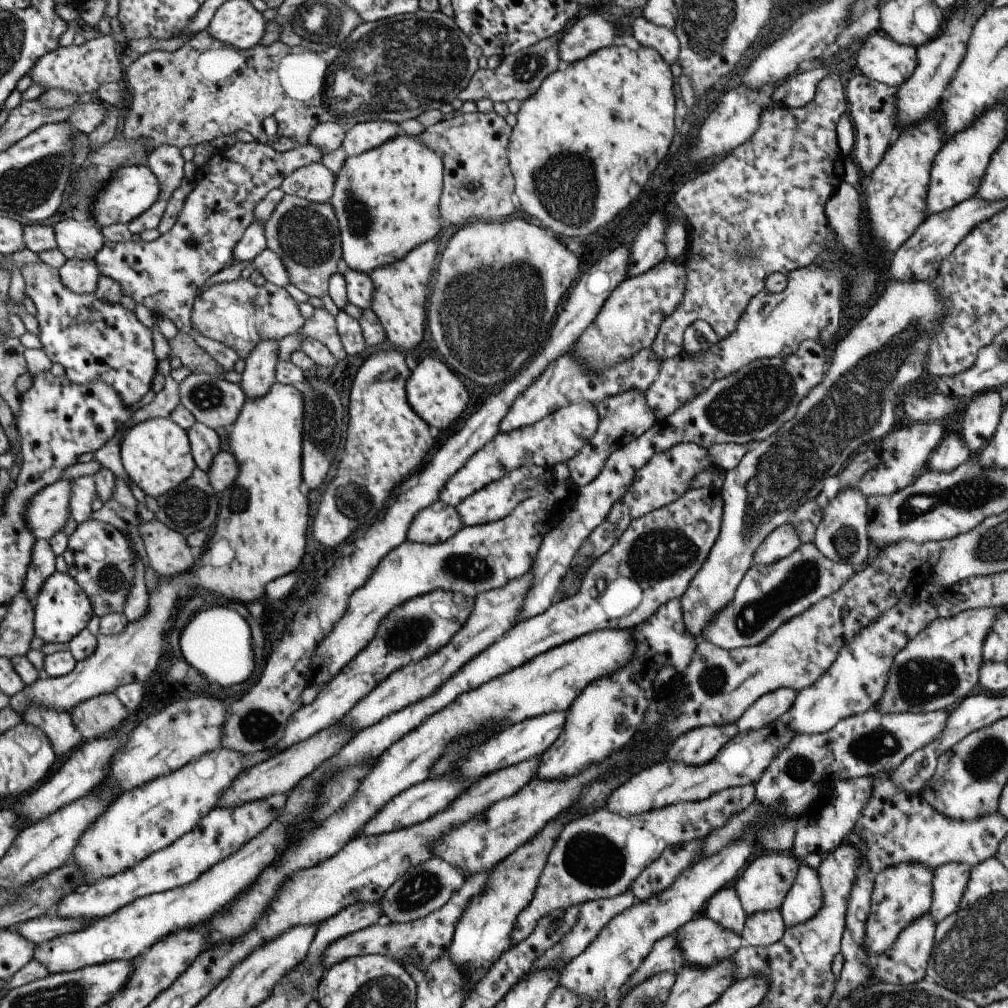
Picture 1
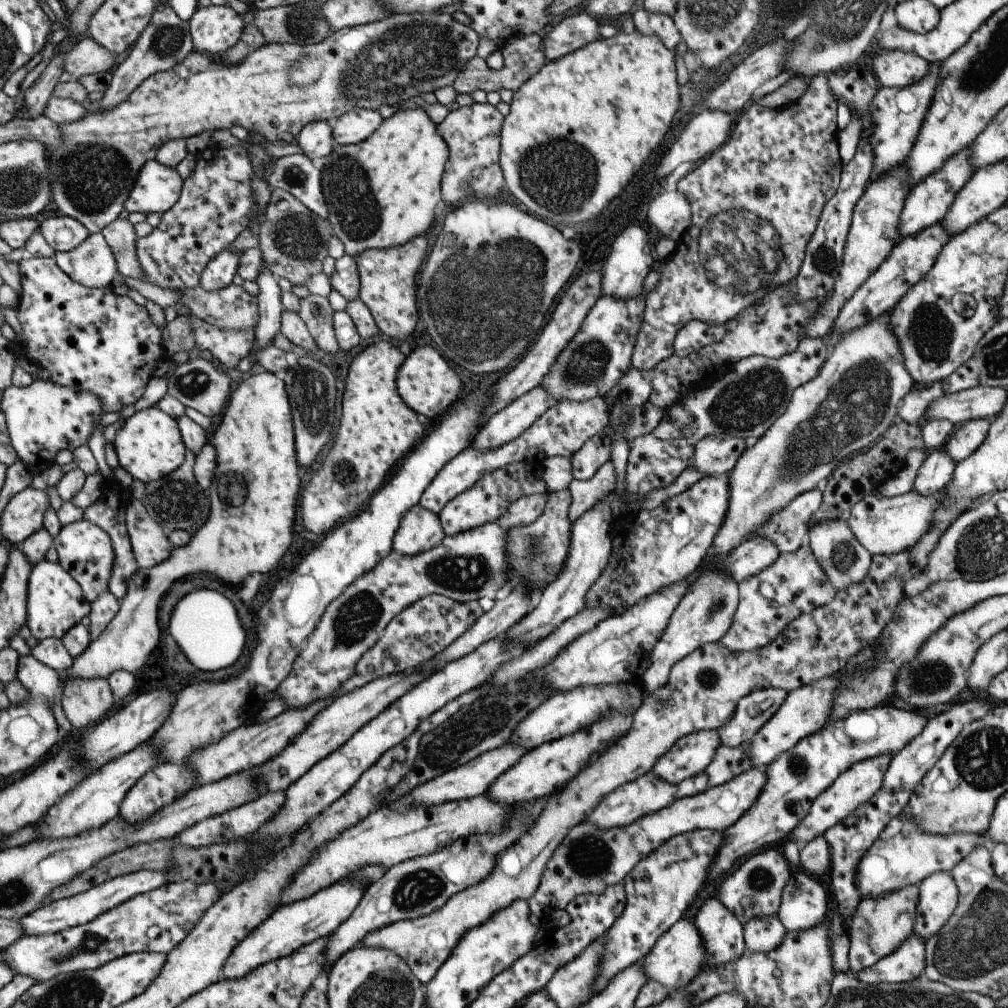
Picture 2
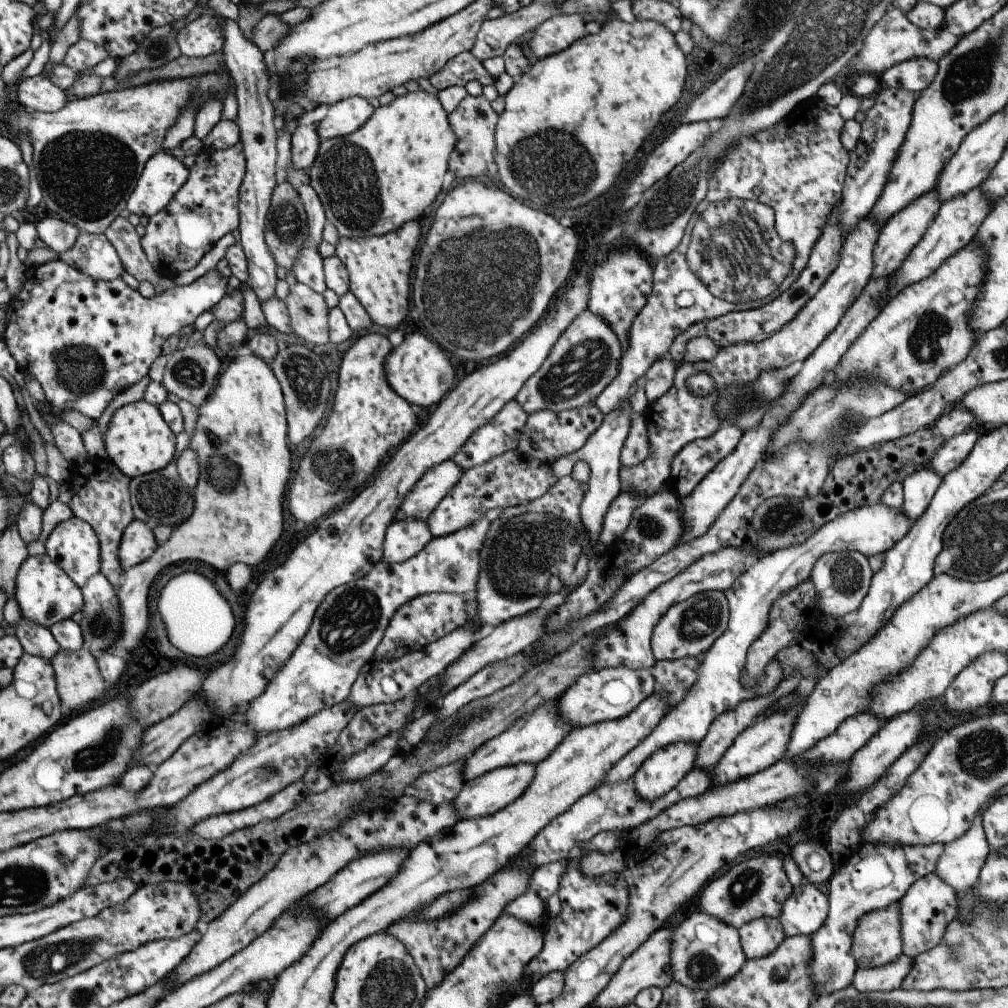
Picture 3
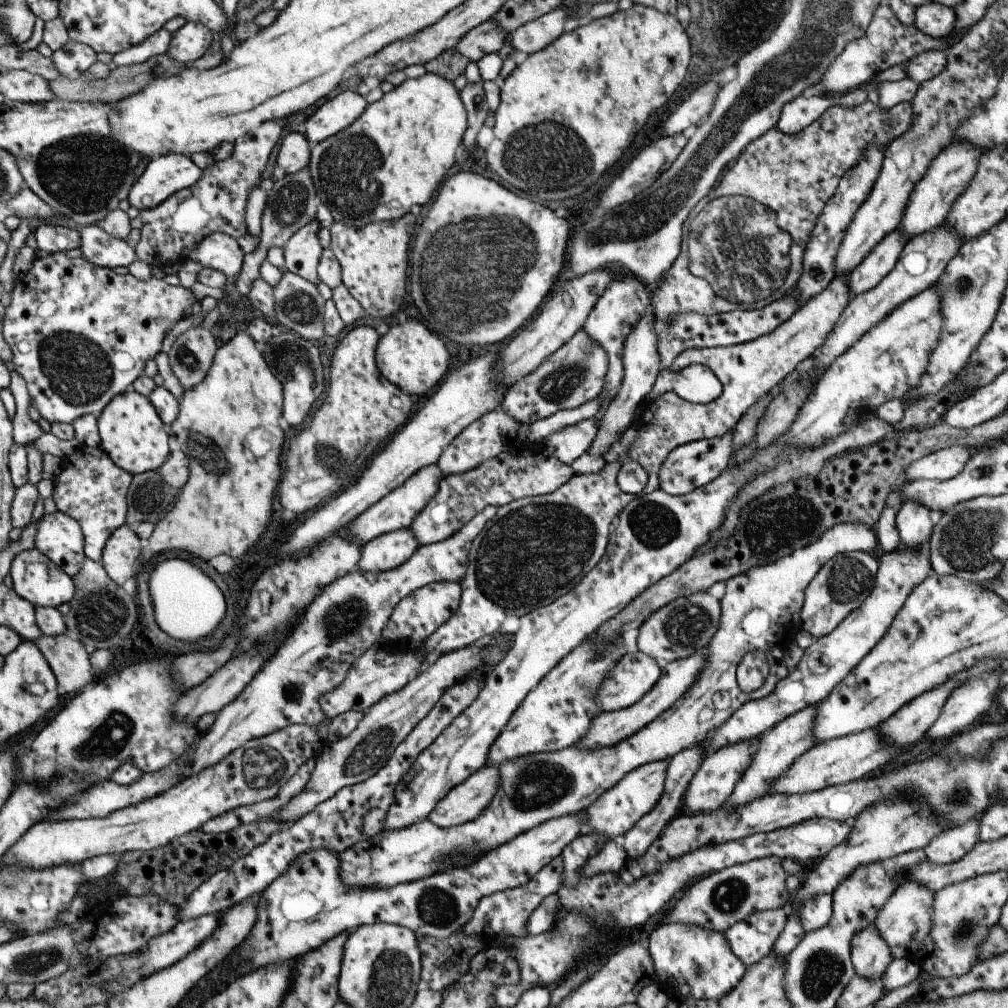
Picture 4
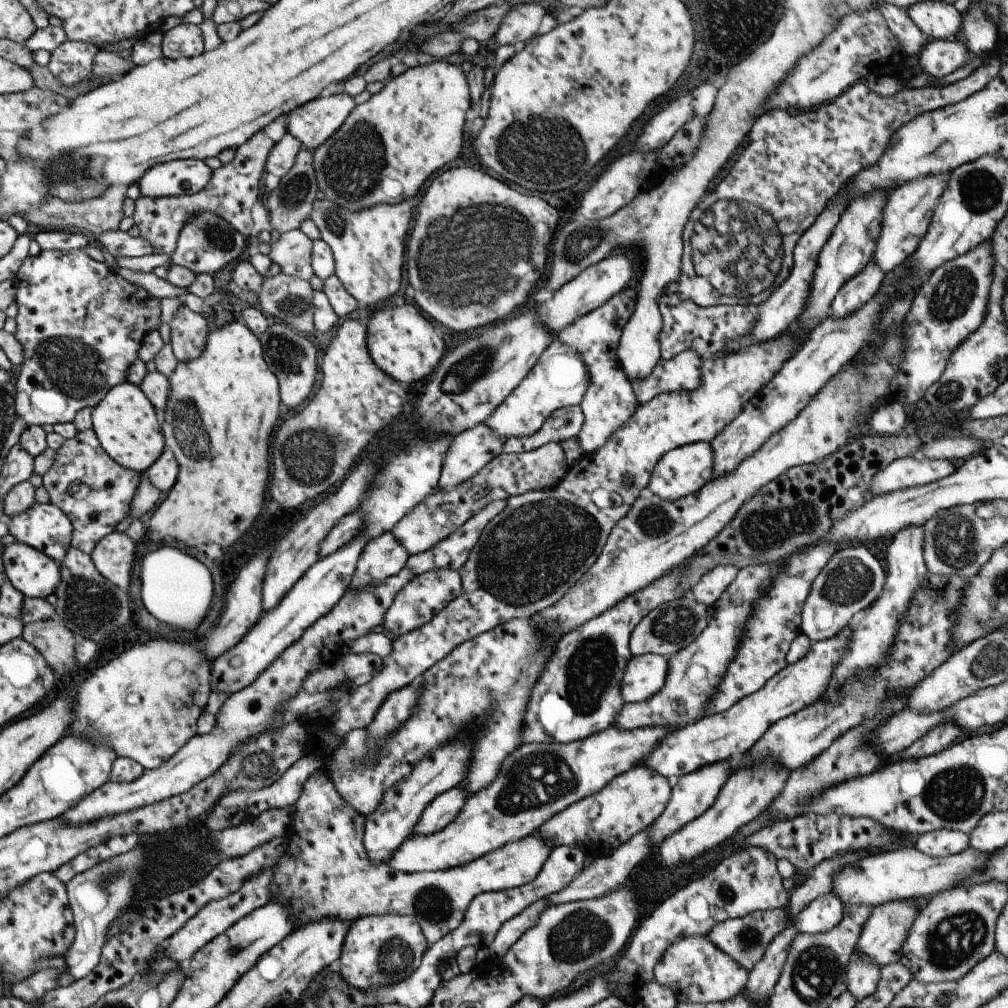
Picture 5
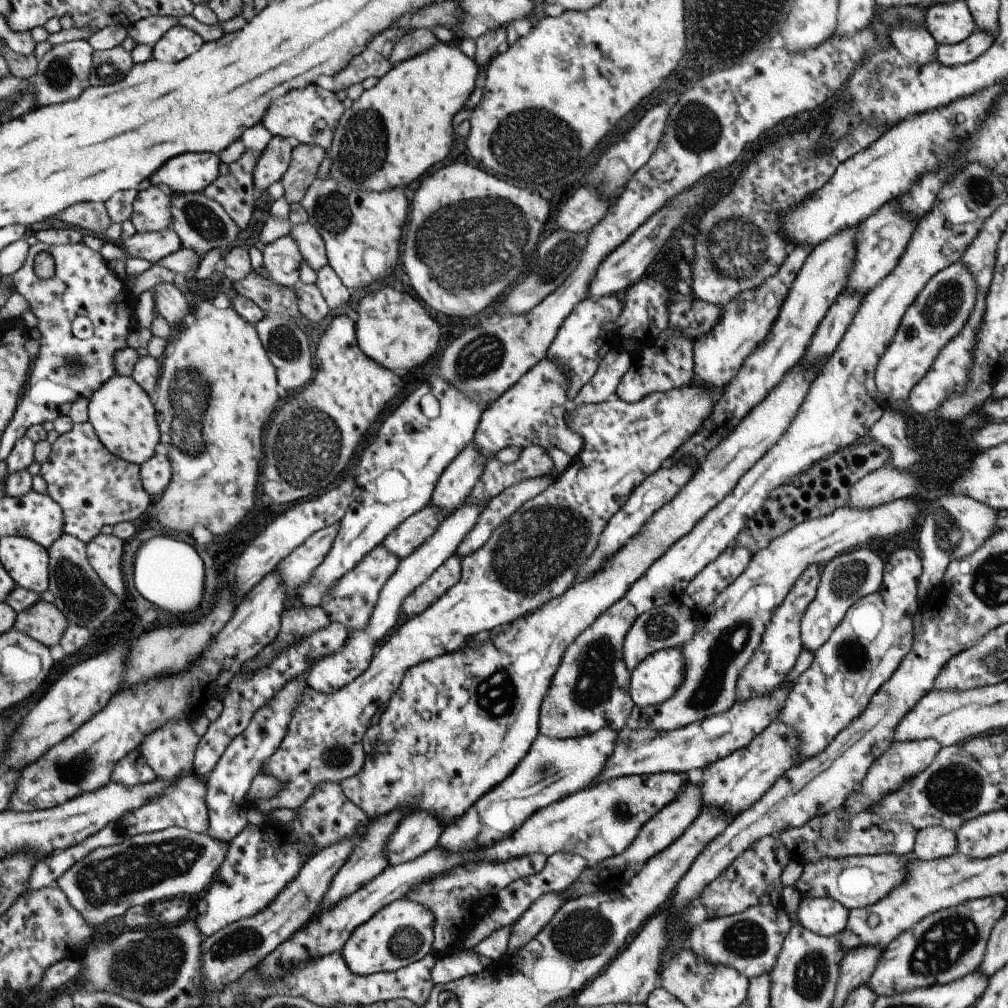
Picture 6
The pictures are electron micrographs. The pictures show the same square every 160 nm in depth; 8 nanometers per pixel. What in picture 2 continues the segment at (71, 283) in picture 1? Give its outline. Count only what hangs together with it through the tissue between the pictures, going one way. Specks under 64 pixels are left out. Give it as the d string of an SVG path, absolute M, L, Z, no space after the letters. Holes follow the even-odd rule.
M101 233L90 235L70 251L55 250L53 260L73 282L84 287L109 287L116 270L116 262Z

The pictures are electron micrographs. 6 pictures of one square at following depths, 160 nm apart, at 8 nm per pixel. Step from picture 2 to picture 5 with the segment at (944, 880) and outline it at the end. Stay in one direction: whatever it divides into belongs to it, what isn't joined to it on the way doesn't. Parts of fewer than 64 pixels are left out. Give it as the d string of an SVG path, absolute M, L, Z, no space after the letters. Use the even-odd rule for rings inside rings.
M915 899L897 900L873 907L865 925L860 928L854 951L857 954L865 954L879 967L898 962L899 958L902 958L901 944L903 944L907 930L909 930L909 926L911 926L911 922L915 920L917 914Z

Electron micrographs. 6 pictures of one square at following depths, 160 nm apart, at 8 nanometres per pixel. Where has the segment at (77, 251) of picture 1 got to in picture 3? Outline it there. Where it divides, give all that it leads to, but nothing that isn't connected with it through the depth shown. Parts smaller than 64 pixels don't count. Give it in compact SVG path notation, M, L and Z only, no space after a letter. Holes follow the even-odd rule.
M50 215L34 225L37 237L56 253L72 248L79 232L75 226Z

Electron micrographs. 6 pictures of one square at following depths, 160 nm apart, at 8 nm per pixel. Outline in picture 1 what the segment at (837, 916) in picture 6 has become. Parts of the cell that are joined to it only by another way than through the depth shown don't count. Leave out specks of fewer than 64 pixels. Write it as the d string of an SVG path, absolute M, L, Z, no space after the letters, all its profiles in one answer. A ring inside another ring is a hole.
M799 865L793 884L778 908L785 926L808 921L821 905L822 892L816 870L807 865Z

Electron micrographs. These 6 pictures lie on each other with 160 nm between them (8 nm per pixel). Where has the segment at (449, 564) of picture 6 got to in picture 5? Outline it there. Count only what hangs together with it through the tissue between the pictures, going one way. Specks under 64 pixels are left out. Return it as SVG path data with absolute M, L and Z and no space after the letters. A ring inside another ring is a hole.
M437 568L430 572L423 572L409 580L399 592L396 598L393 598L391 606L385 612L382 627L385 632L393 633L393 636L401 636L411 632L413 628L429 622L441 608L445 608L457 594L461 592L461 578L457 571L448 570L447 568Z

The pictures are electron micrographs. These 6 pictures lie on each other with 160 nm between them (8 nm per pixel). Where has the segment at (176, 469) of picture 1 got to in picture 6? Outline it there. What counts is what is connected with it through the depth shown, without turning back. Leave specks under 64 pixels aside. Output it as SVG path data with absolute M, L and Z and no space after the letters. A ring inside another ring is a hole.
M113 374L88 399L88 422L105 449L129 463L142 464L154 456L159 434L152 398L129 377Z

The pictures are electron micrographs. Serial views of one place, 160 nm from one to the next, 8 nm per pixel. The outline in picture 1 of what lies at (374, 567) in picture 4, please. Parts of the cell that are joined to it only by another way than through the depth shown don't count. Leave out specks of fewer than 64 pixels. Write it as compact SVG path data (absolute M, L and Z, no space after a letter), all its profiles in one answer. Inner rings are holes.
M435 501L417 511L407 529L406 540L434 545L453 536L462 526L454 506Z

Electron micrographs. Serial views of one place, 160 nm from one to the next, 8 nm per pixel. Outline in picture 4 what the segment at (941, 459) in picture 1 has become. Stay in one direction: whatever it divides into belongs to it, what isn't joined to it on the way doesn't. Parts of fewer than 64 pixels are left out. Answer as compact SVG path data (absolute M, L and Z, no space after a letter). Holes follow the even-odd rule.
M903 502L895 516L895 530L901 548L920 550L931 535L934 516L919 502Z

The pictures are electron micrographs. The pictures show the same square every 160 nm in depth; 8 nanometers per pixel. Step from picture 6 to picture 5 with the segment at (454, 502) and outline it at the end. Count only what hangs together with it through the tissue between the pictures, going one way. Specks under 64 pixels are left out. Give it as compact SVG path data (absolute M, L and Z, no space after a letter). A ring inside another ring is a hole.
M477 424L474 428L463 430L452 438L449 450L445 452L440 476L437 484L439 490L449 490L471 479L487 462L502 454L504 440L495 438L485 424Z

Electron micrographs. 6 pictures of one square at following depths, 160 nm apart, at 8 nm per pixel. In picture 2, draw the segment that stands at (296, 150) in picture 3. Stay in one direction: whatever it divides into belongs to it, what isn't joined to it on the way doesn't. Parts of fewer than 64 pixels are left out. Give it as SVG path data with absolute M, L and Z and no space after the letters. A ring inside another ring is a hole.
M325 121L306 124L298 133L296 142L303 154L311 160L319 156L327 156L332 150L332 128Z

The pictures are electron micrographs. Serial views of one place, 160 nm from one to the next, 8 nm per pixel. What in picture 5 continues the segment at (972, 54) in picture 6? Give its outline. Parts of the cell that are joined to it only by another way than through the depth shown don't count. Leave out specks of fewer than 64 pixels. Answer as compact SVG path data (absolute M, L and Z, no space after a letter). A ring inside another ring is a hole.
M931 39L925 43L924 49L916 59L927 76L944 80L951 72L959 70L966 64L967 51L962 40L950 42Z

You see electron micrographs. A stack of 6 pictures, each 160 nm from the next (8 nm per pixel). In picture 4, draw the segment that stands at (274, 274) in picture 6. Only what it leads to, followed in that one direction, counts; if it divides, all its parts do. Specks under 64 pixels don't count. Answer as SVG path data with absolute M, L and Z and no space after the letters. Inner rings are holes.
M316 220L307 222L282 247L287 271L311 282L315 287L320 282L316 267L323 250L317 240L319 226Z

